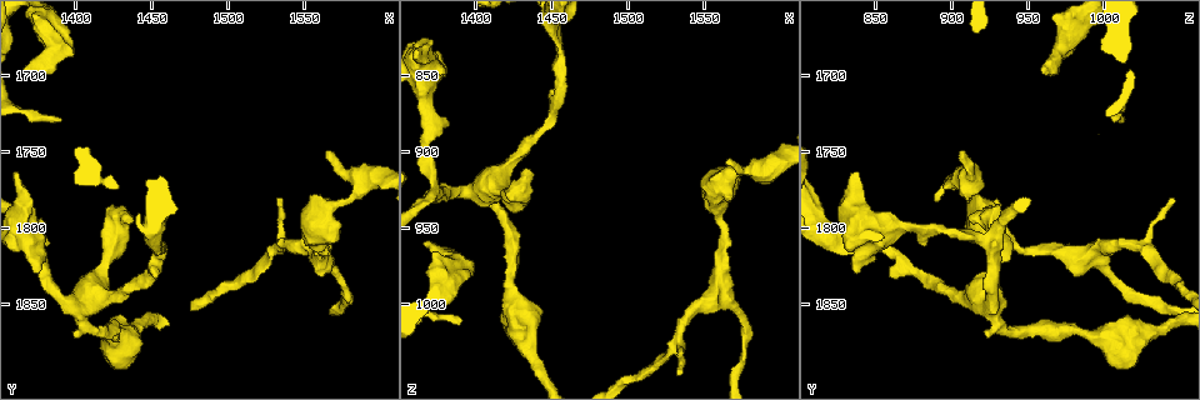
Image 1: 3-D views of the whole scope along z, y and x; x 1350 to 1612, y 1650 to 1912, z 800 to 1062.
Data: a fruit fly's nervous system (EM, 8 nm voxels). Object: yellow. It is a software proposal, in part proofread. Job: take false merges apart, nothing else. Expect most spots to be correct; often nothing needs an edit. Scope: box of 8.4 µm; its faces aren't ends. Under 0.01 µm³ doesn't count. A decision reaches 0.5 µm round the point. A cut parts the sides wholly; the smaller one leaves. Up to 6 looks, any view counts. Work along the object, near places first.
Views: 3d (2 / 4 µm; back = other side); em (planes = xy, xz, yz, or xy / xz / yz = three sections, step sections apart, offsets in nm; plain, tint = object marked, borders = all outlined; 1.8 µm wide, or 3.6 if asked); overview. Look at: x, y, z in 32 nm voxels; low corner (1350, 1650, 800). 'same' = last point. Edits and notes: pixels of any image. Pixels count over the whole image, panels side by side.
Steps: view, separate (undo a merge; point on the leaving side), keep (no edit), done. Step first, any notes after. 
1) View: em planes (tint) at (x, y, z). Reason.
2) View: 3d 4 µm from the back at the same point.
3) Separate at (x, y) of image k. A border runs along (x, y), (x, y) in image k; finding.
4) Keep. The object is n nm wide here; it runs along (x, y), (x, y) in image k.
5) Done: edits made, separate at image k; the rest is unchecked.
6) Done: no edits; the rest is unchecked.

View: 3d 4 µm at (1404, 1852, 926). Looks like a crossing.

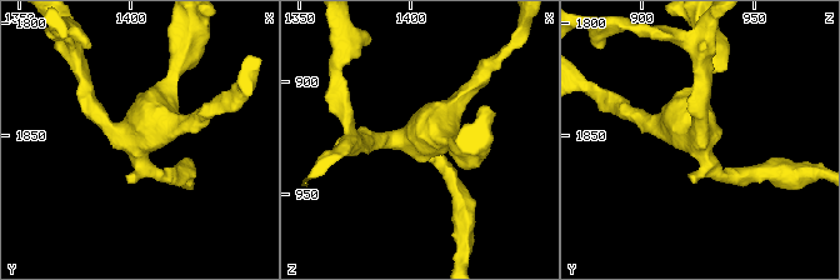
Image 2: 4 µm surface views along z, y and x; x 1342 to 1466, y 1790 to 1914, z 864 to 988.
View: em 3.6 µm xz step 8 (tint) at (1404, 1853, 925). 4 arms meet here.

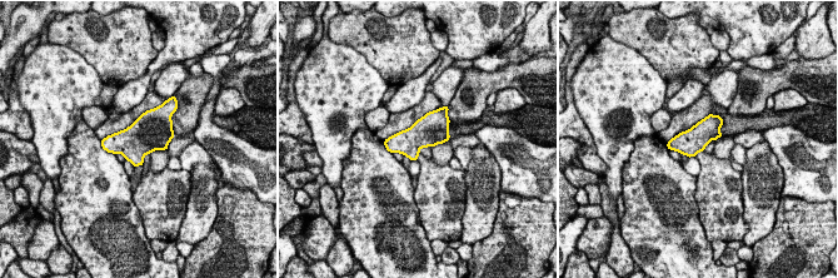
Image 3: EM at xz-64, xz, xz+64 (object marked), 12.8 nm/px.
View: em 3.6 µm planes (borders) at the same point.

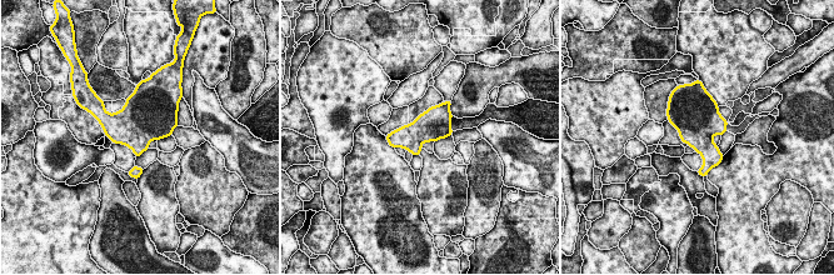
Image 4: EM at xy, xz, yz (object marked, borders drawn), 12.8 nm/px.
Keep. Continuous, no second neuron.

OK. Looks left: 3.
View: em xy step 4 (borders) at (1372, 1800, 884). Branch point.

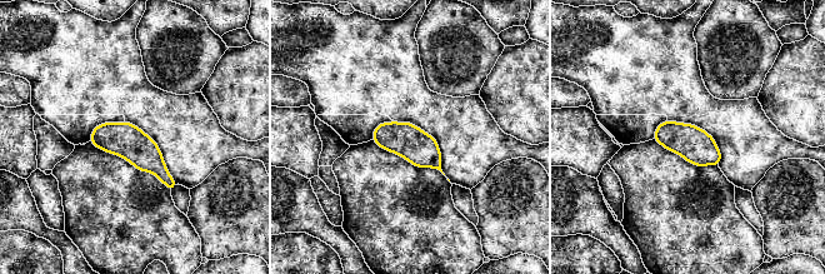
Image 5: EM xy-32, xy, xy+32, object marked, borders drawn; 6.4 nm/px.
Keep. Continuous, no second neuron.

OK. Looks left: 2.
View: em planes (plain) at (1382, 1686, 968).

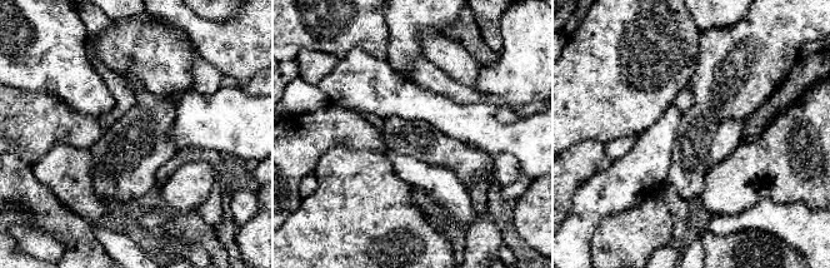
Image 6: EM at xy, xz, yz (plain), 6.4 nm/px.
View: em planes (tint) at the same point. With the object marked.

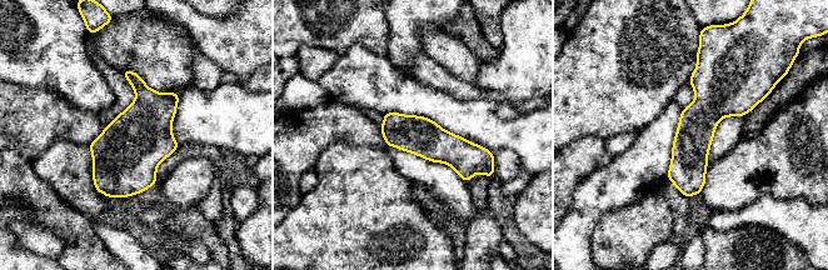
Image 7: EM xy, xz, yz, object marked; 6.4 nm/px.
Keep. The object is 240 nm wide here; it runs along (699, 58), (704, 113), (688, 193) in image 7; one neuron here.

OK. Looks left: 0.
Done: no edits; the rest is unchecked.

